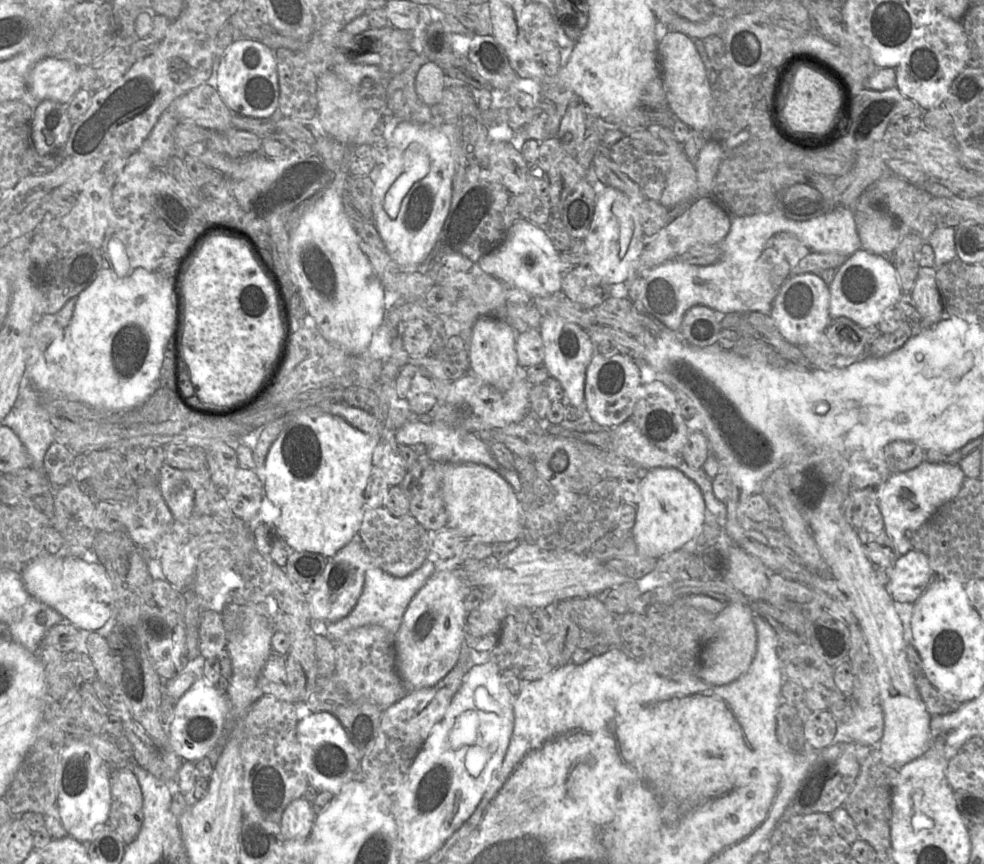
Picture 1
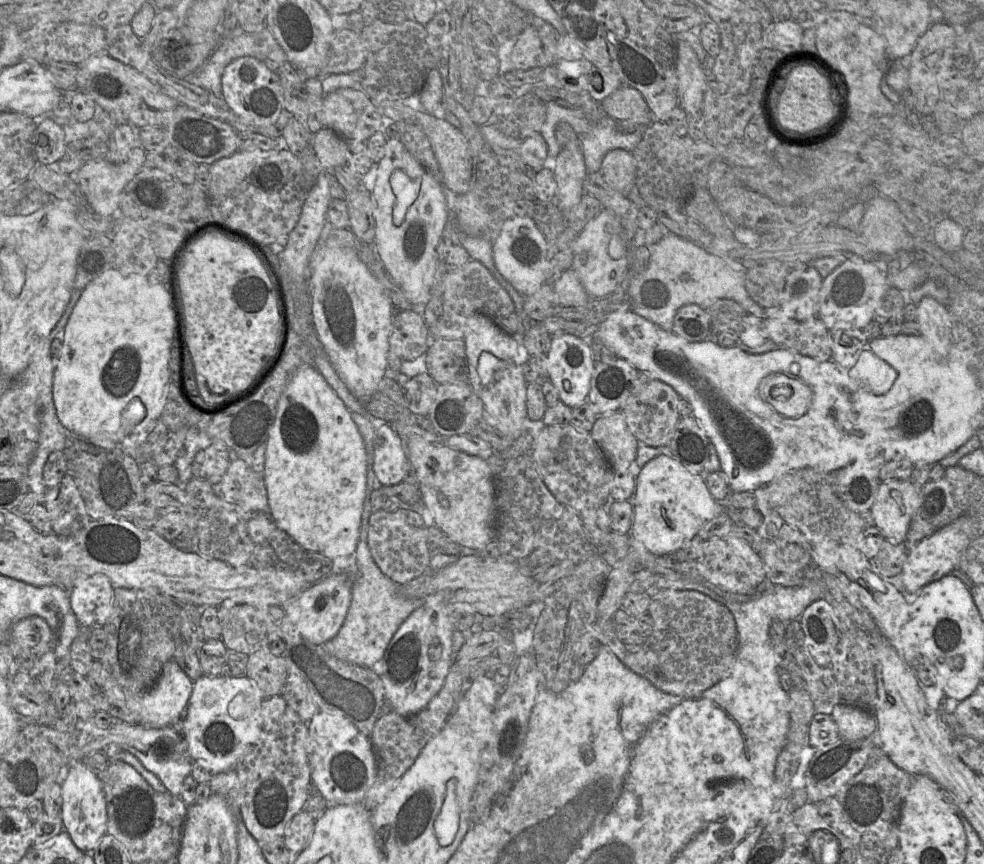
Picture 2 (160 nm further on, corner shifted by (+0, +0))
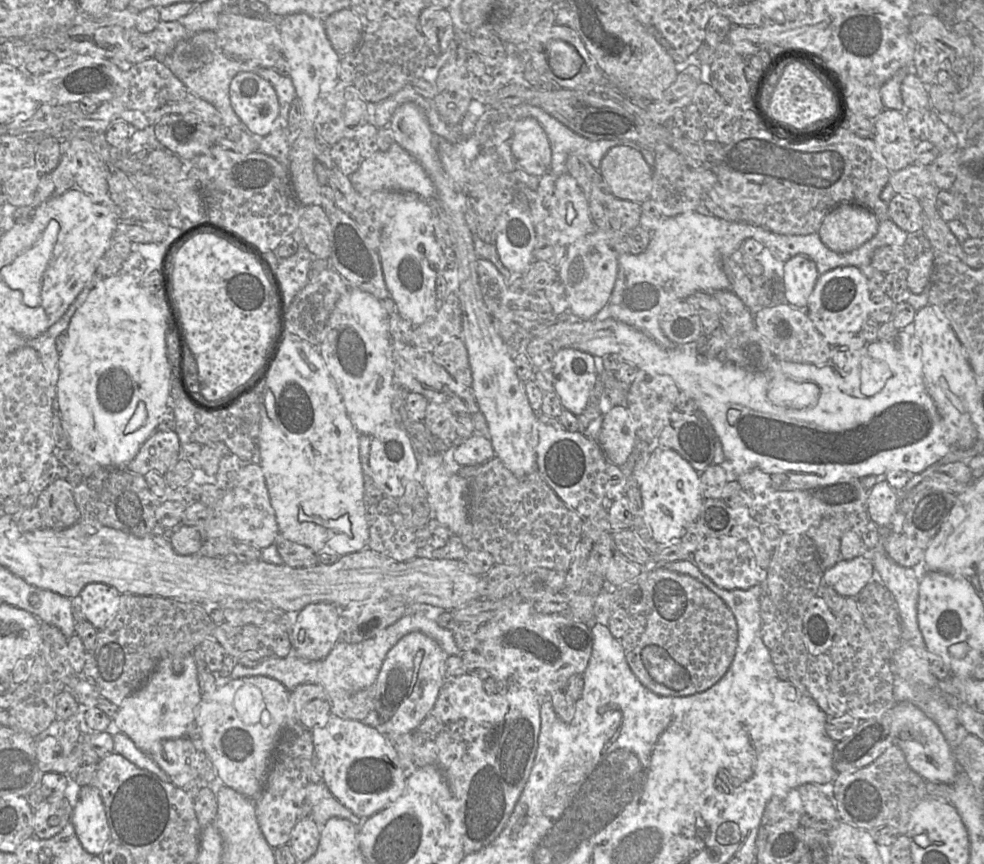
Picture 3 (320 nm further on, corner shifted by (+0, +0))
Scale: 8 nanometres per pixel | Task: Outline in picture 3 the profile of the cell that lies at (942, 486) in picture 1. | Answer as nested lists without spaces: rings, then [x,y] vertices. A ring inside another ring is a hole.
[[[878,479],[869,490],[866,510],[879,527],[891,526],[899,511],[899,493],[885,479]]]

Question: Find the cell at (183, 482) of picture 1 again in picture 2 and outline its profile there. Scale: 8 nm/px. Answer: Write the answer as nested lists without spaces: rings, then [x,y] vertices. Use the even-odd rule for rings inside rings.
[[[183,427],[176,432],[171,432],[175,436],[176,442],[176,459],[173,465],[176,467],[178,471],[178,483],[181,486],[186,484],[190,479],[193,478],[192,475],[192,462],[195,454],[199,450],[206,449],[209,444],[212,442],[211,439],[207,437],[204,433],[204,429],[198,429],[195,427]]]

